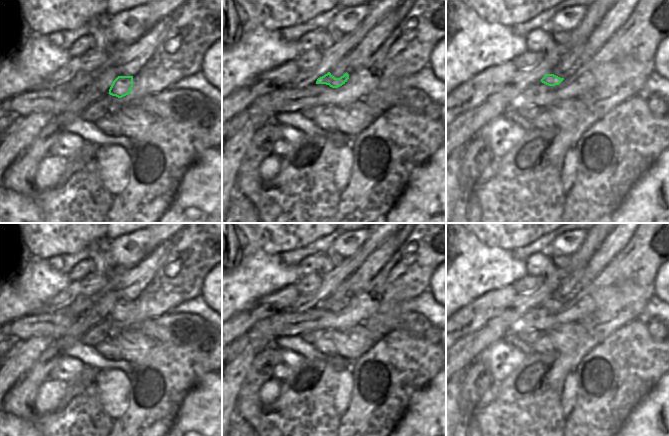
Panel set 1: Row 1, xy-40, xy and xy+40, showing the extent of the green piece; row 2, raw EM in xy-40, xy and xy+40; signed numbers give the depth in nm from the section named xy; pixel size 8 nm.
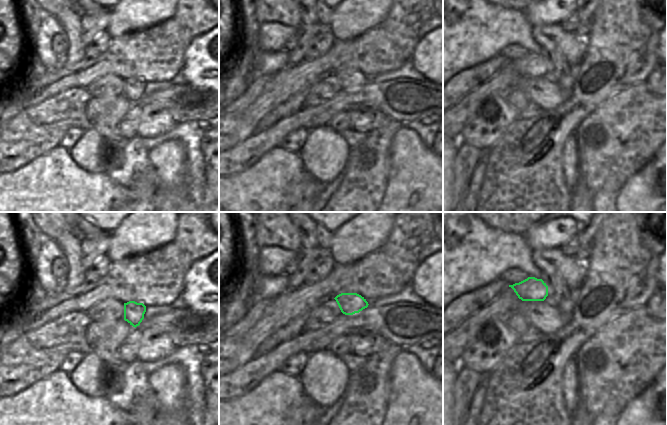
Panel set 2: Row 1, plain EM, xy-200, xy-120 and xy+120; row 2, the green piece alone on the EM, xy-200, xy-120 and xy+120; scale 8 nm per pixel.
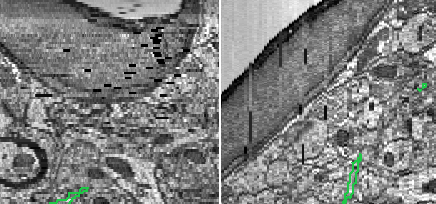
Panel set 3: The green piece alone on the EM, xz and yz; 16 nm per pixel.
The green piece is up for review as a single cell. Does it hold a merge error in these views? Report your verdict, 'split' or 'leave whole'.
leave whole

